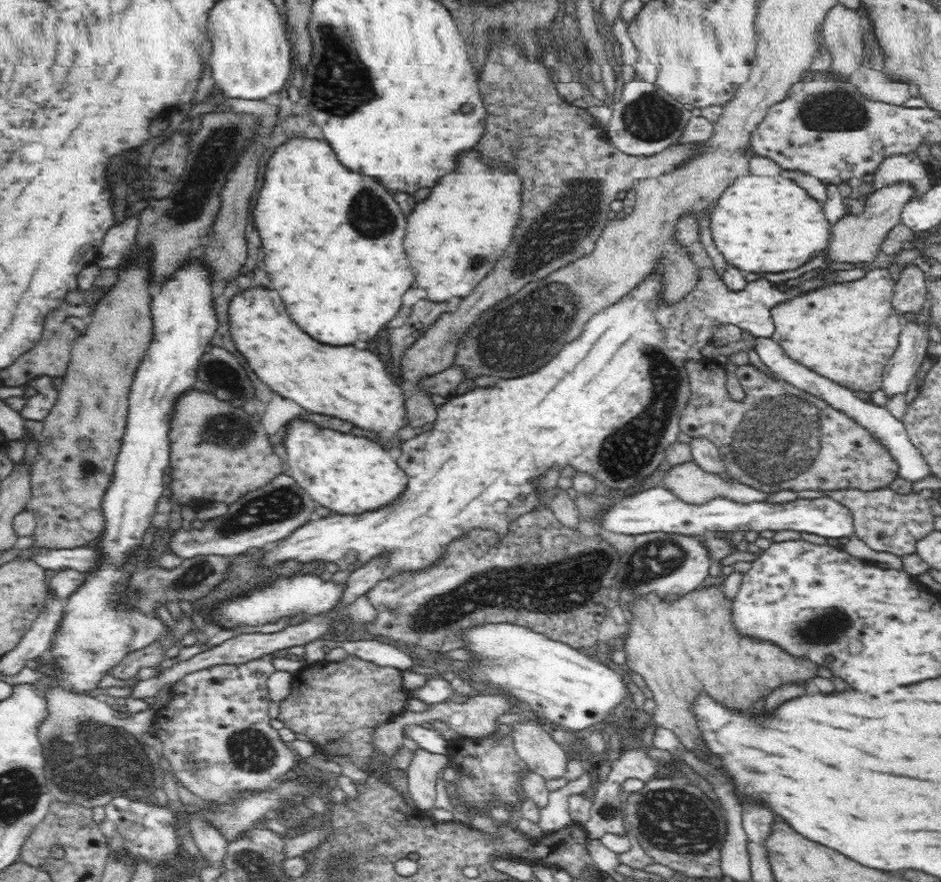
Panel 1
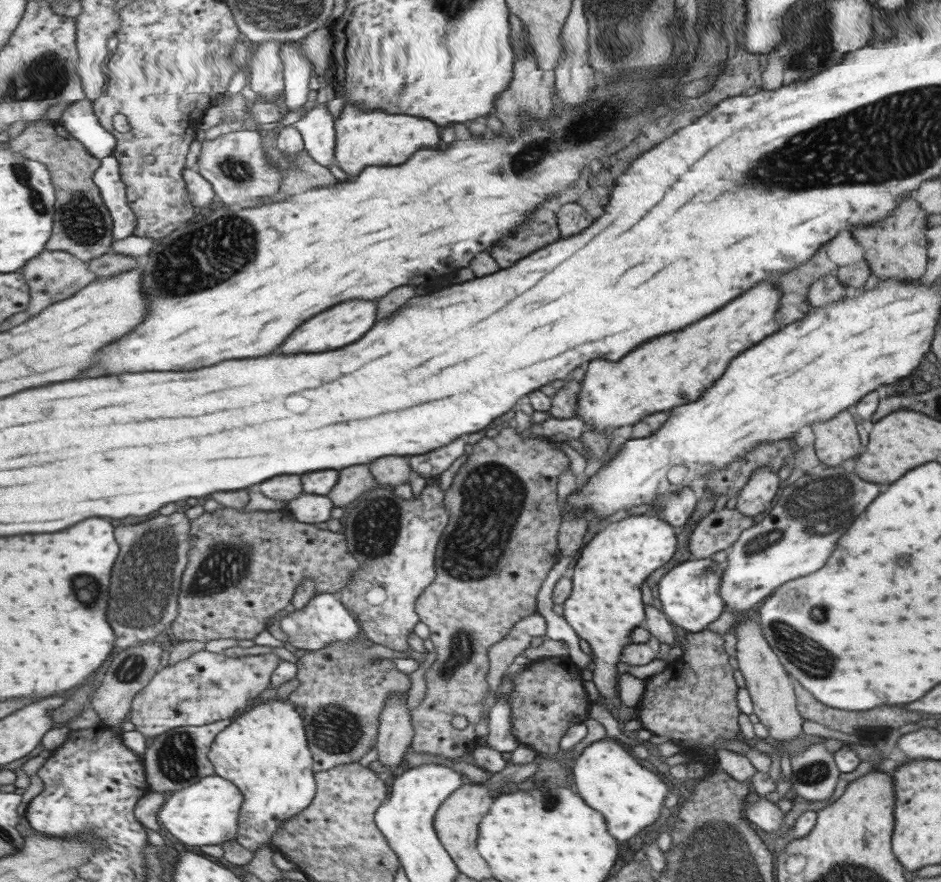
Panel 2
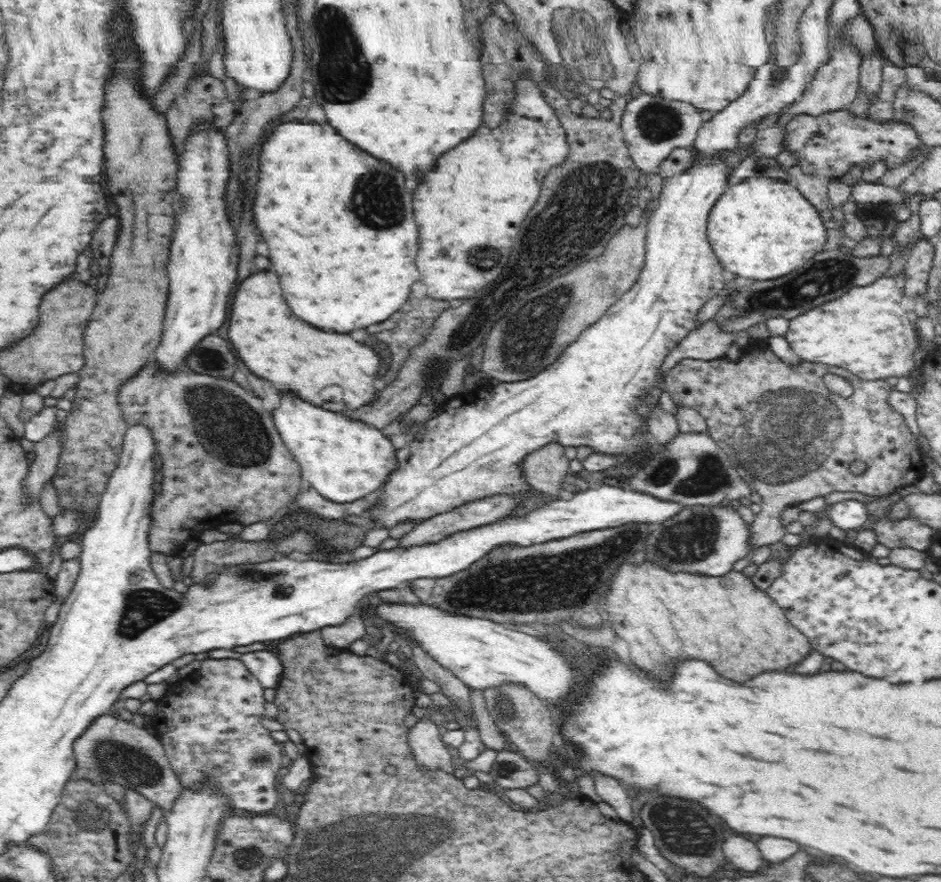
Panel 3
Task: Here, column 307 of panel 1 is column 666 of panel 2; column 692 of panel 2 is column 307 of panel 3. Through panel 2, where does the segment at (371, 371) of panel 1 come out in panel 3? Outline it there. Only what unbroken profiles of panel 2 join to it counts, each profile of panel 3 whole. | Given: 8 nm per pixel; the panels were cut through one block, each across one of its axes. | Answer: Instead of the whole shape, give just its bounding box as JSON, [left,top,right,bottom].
[228,272,380,414]

